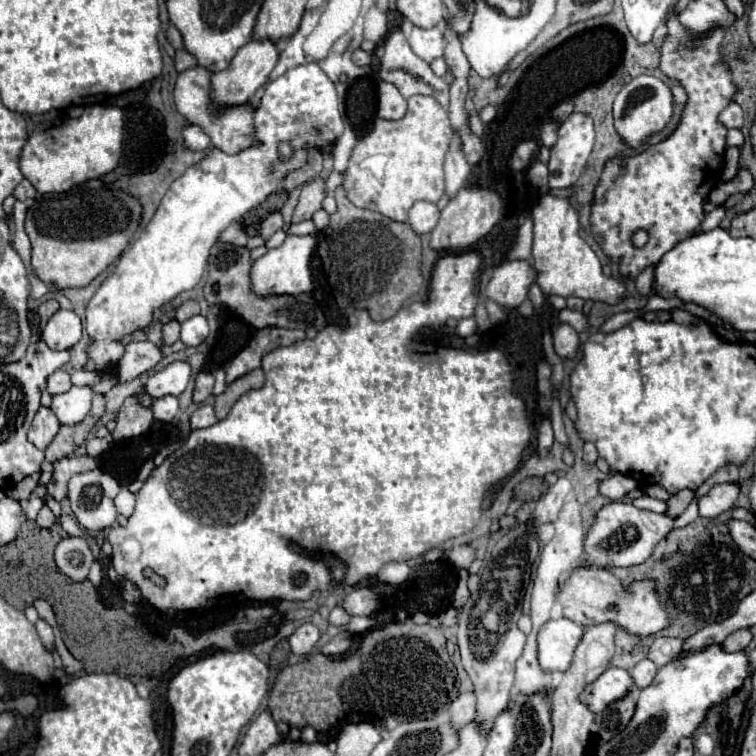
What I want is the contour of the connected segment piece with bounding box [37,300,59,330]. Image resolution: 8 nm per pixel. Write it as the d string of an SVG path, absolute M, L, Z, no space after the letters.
M47 300L47 302L43 302L41 306L39 306L39 318L41 318L41 322L39 322L39 330L43 330L45 328L45 324L47 324L47 320L55 314L59 310L59 304L57 304L57 300Z

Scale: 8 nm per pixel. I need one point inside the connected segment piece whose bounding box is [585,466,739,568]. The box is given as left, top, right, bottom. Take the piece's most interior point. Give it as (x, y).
(622, 535)

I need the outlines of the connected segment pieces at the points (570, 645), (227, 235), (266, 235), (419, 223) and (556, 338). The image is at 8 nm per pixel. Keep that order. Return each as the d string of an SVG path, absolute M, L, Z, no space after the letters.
M559 618L549 620L537 634L537 660L543 672L565 672L569 668L573 650L581 640L583 626Z
M235 222L235 224L231 224L227 230L221 232L219 242L223 242L223 244L233 244L233 246L245 246L245 244L247 244L247 234L243 232L241 224Z
M273 212L273 214L269 214L269 216L263 220L259 234L261 234L261 238L267 242L267 240L271 238L271 234L277 232L277 230L281 230L281 228L283 228L283 216L281 216L279 212Z
M415 202L413 210L409 210L407 224L421 236L429 234L439 222L439 208L431 202Z
M557 324L553 330L553 346L561 358L569 358L579 348L579 334L569 324Z

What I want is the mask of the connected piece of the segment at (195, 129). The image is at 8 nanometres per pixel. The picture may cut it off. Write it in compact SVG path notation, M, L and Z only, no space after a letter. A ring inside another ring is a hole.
M185 124L181 134L183 134L183 144L189 150L207 150L211 144L211 138L201 130L201 126Z

